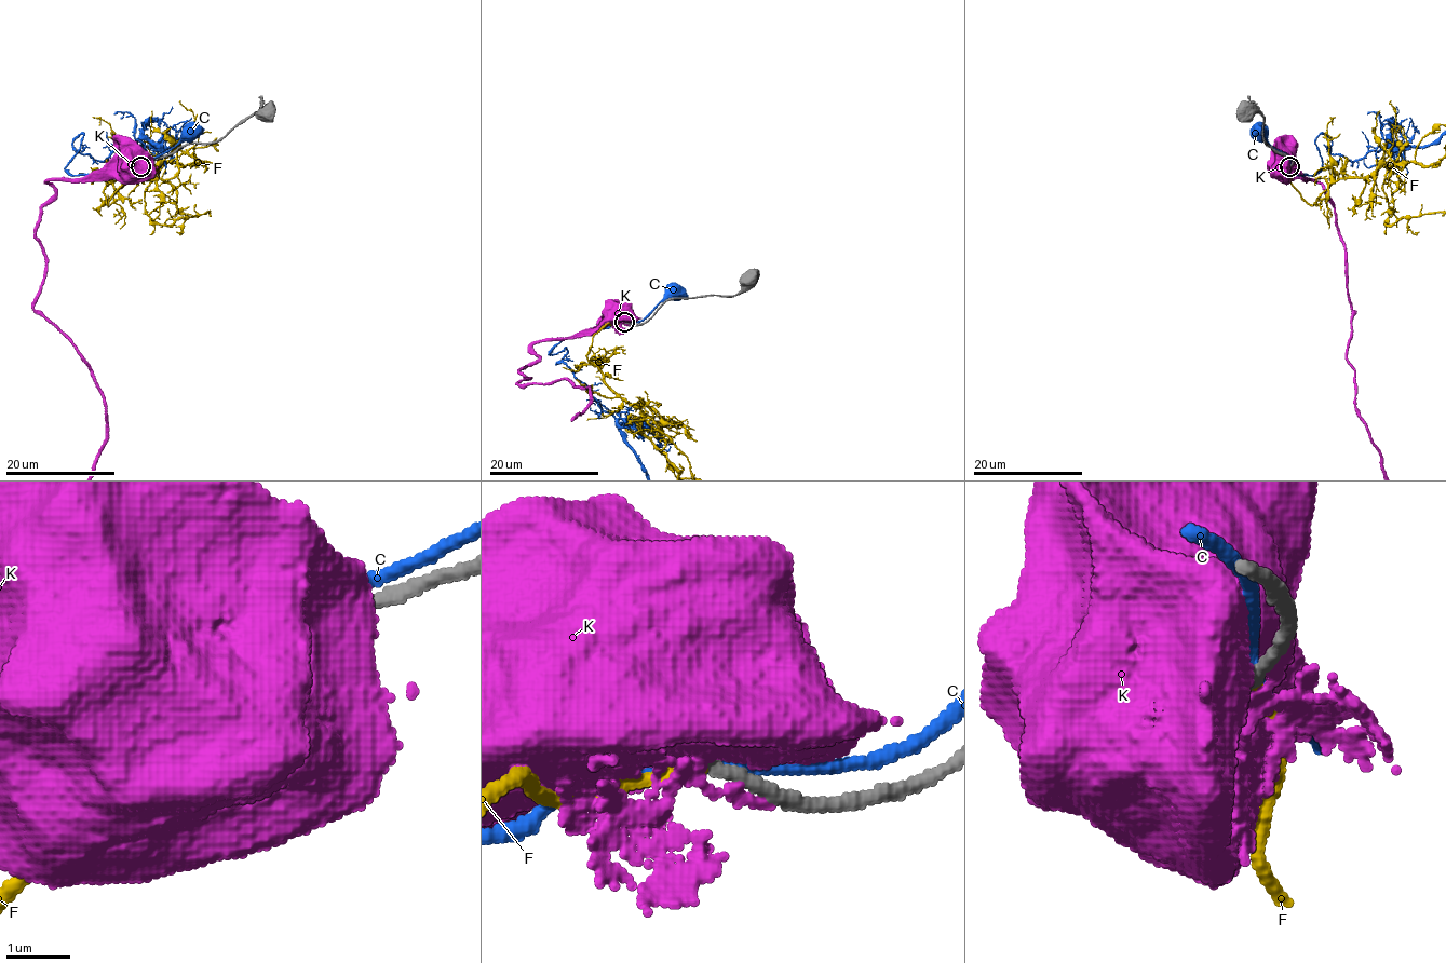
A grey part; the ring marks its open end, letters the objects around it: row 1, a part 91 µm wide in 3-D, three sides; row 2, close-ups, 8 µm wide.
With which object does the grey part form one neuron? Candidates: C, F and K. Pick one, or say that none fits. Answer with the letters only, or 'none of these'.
F

